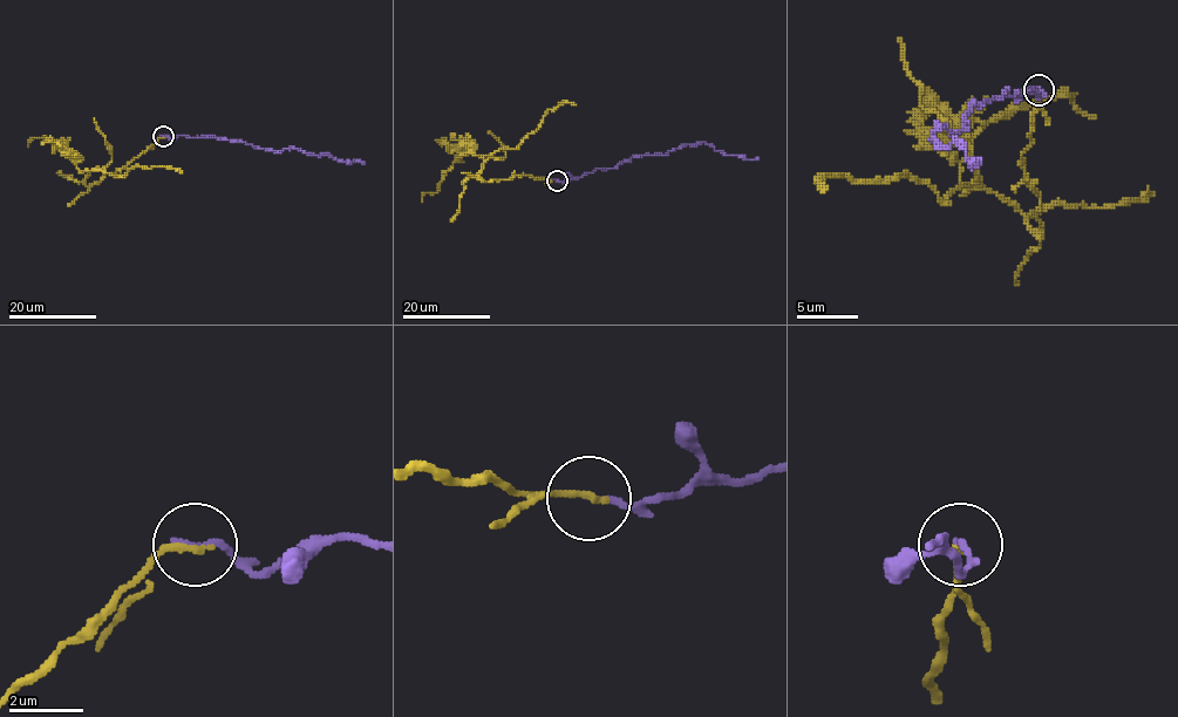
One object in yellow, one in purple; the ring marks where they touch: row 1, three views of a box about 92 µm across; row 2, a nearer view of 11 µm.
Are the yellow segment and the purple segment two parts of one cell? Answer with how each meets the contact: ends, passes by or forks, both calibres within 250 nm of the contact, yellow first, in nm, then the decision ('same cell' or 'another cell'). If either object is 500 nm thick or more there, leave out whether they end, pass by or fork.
yellow ends | purple ends | 240/160 nm | another cell

